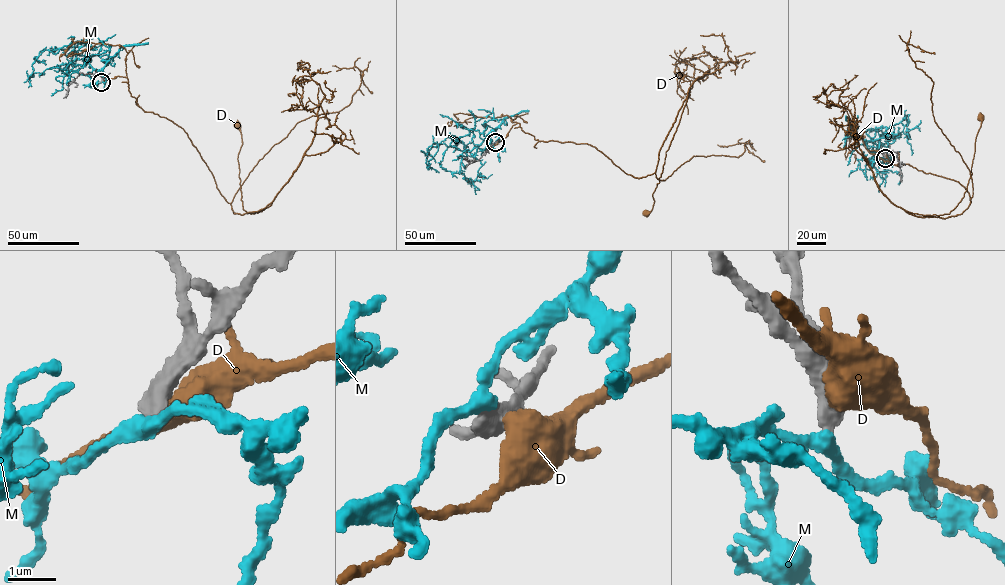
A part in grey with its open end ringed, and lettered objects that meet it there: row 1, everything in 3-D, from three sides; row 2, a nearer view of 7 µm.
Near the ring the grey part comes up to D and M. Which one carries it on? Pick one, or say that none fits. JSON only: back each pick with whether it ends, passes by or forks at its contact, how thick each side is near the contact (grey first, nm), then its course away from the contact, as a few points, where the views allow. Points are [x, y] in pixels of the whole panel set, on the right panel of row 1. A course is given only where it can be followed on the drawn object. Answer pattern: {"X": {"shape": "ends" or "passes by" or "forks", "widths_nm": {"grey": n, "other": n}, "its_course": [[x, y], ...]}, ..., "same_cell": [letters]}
{"same_cell": []}

